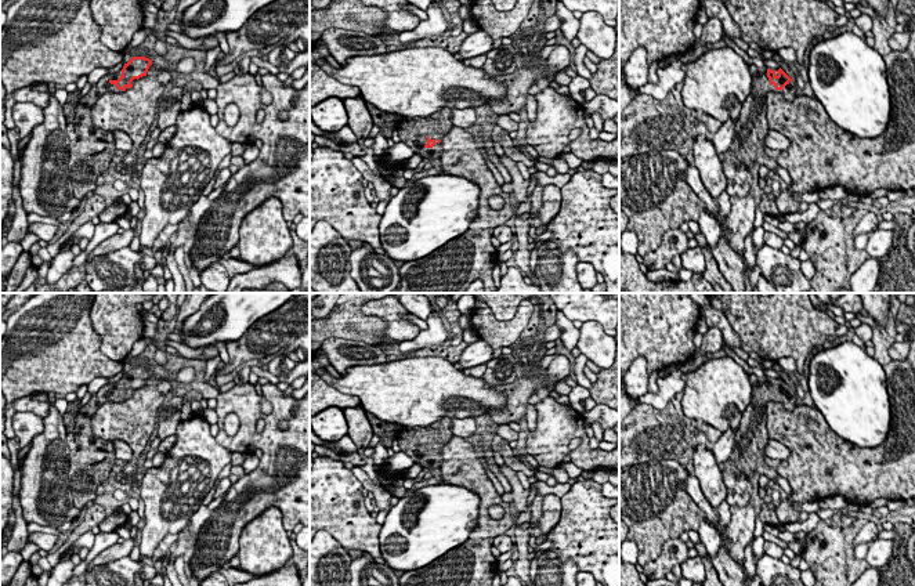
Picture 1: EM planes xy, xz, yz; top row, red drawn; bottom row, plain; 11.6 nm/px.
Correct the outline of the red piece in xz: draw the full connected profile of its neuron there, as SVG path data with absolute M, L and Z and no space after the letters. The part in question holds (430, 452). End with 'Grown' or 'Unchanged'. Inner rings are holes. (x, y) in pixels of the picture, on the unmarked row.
M444 417L427 427L402 426L395 431L399 449L405 452L413 463L419 463L423 469L437 471L442 464L441 449L451 441L452 420Z. Grown

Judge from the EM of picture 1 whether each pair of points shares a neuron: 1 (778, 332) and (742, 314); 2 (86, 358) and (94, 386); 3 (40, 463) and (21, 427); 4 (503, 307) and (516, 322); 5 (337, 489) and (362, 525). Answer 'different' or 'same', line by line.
1: same
2: different
3: different
4: different
5: same

